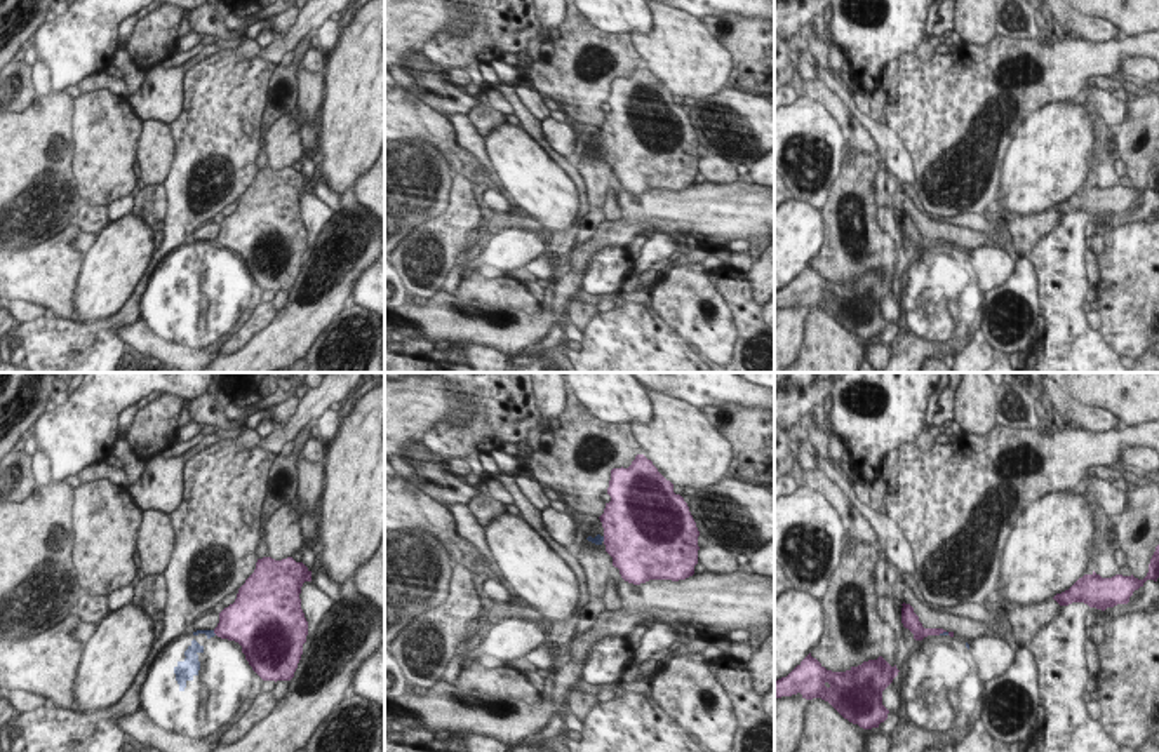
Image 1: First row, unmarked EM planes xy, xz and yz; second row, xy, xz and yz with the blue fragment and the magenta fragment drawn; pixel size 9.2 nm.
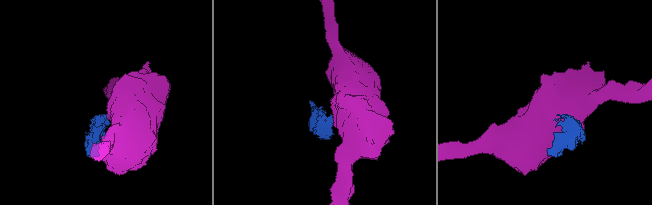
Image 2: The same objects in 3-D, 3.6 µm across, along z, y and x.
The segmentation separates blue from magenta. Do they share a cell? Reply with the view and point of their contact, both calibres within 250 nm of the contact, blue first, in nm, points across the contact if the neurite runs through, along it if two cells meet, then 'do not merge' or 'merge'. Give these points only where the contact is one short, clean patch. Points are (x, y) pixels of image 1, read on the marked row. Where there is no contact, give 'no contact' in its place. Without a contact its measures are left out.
yz (944, 632) | 30/130 nm | along yz (949, 632), (938, 634) | do not merge

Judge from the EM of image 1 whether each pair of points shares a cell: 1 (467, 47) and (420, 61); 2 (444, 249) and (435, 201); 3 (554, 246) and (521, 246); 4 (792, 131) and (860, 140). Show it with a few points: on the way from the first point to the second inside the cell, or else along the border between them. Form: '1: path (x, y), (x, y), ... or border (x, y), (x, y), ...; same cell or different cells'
1: border (422, 44), (422, 54), (435, 70); different cells
2: border (453, 176), (448, 206), (402, 237); different cells
3: border (547, 242), (545, 251); different cells
4: border (822, 103), (848, 143); different cells

